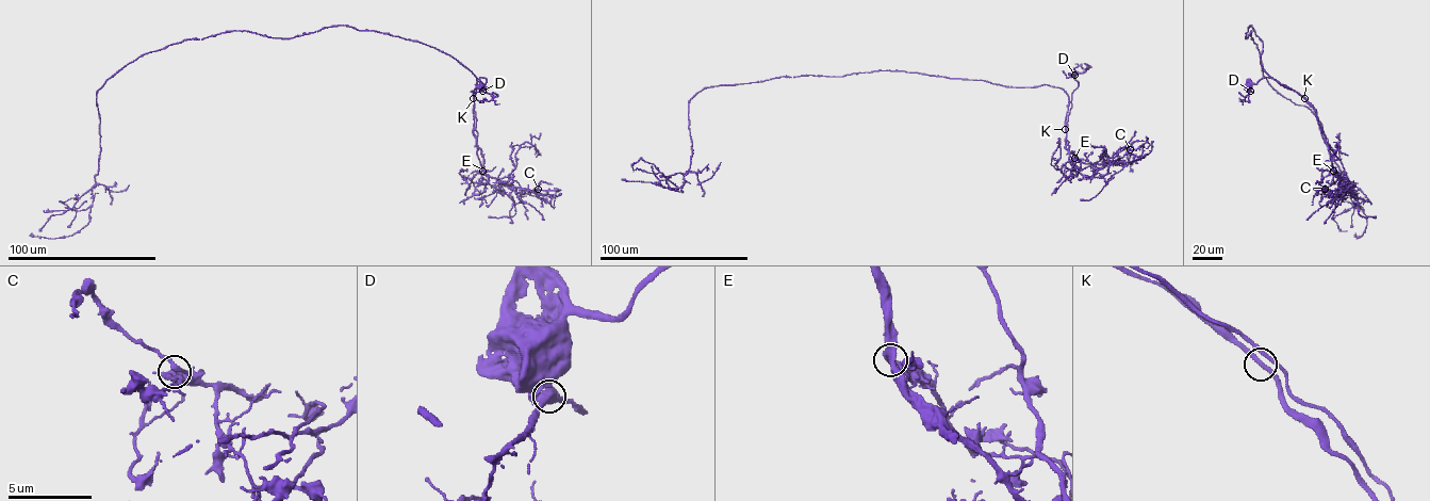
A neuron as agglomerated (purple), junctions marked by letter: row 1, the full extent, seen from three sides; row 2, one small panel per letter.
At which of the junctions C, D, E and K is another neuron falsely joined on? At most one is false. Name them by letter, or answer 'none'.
D

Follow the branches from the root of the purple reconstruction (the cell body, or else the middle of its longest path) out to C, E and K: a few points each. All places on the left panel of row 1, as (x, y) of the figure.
C: (482, 86), (487, 79), (480, 77), (474, 110), (476, 144), (481, 149), (485, 172), (511, 188), (538, 189)
E: (482, 86), (487, 79), (480, 77), (474, 110), (482, 171)
K: (482, 86), (487, 79), (480, 77), (473, 98)

